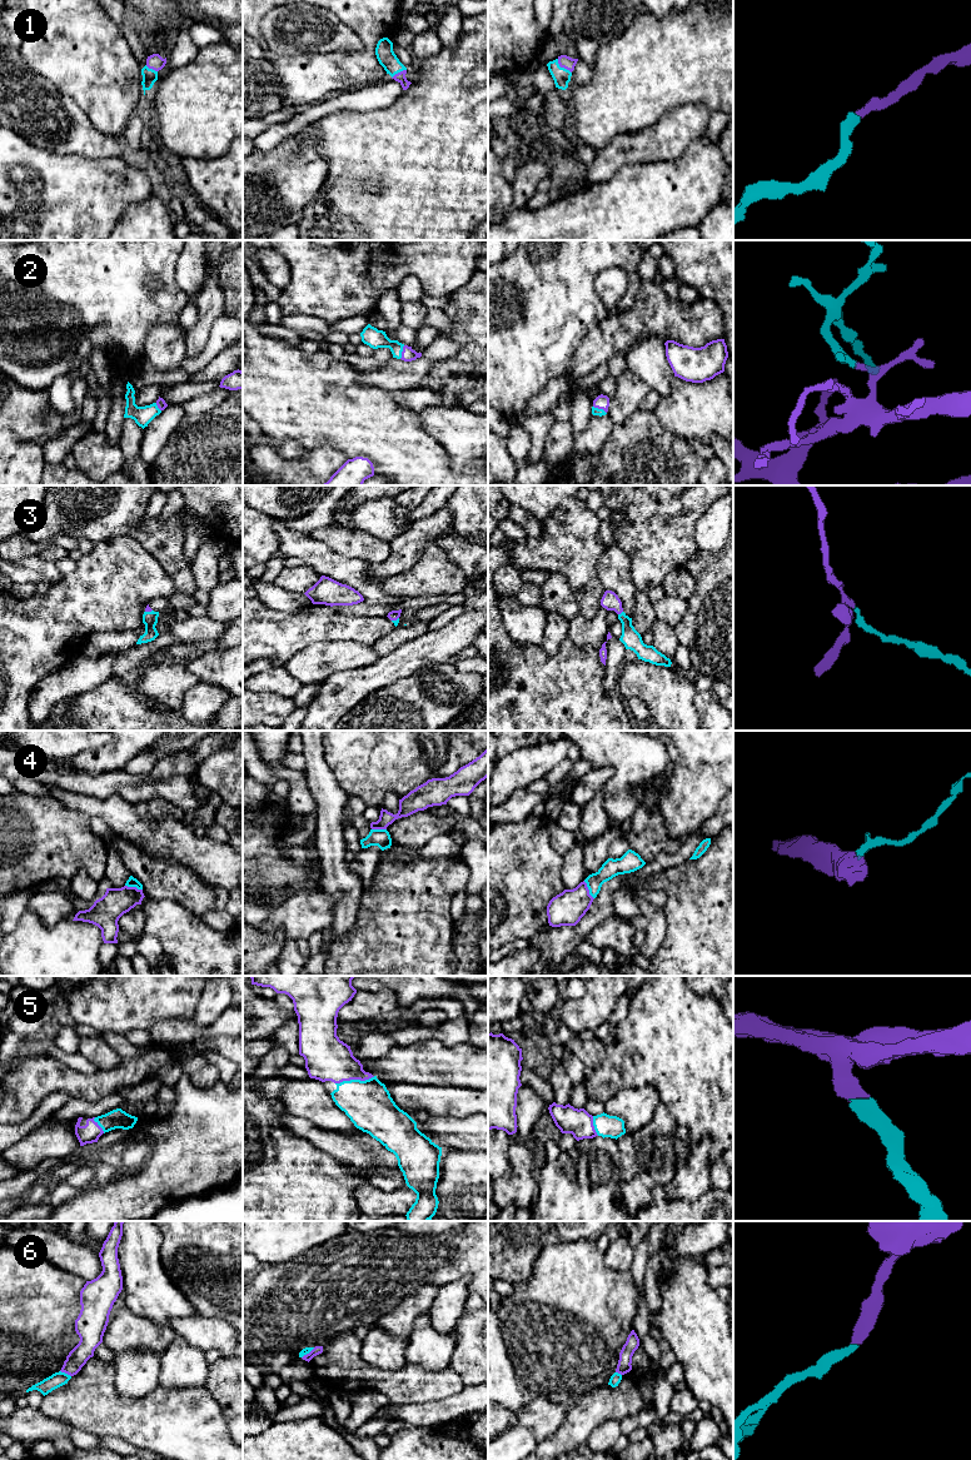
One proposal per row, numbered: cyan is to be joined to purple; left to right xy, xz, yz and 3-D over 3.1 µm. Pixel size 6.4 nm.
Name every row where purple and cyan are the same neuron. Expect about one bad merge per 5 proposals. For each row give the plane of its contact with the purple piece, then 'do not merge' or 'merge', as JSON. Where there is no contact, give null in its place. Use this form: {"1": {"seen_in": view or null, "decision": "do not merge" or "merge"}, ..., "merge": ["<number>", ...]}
{"1": {"seen_in": "yz", "decision": "merge"}, "2": {"seen_in": "xz", "decision": "merge"}, "3": {"seen_in": "yz", "decision": "merge"}, "4": {"seen_in": "yz", "decision": "do not merge"}, "5": {"seen_in": "xz", "decision": "merge"}, "6": {"seen_in": "xy", "decision": "merge"}, "merge": ["1", "2", "3", "5", "6"]}

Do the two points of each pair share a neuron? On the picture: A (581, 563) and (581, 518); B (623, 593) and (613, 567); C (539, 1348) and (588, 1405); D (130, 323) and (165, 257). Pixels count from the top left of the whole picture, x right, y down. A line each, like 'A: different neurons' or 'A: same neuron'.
A: same neuron
B: same neuron
C: different neurons
D: same neuron

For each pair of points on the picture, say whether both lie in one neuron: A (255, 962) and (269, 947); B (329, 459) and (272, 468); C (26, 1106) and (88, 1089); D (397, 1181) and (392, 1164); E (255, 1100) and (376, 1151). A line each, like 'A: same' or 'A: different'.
A: same
B: same
C: same
D: same
E: different

